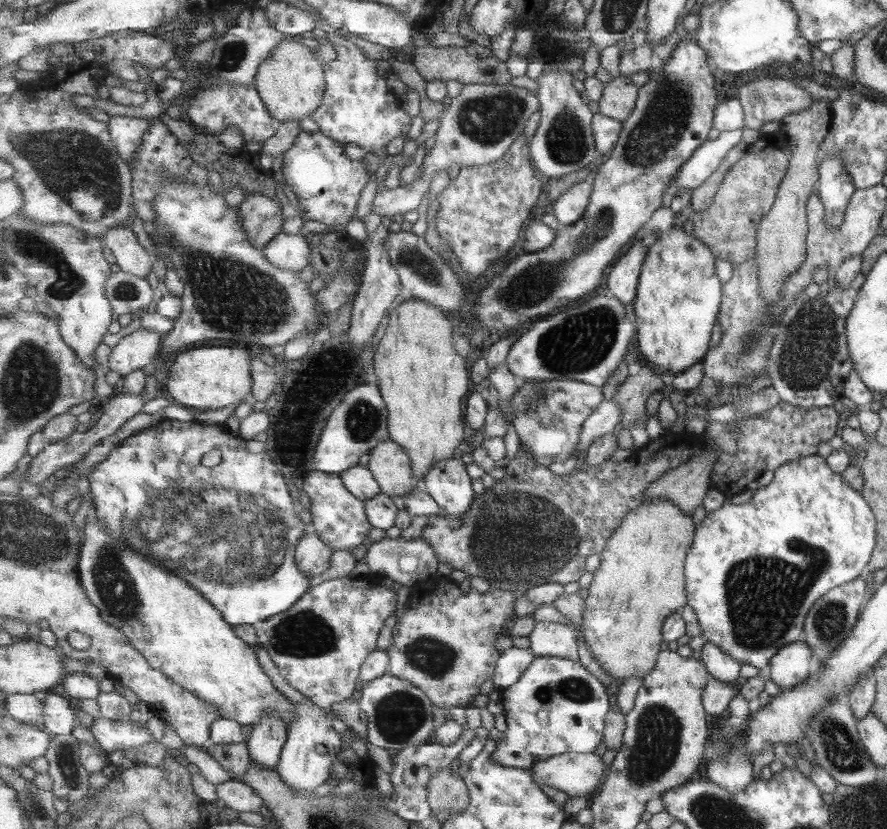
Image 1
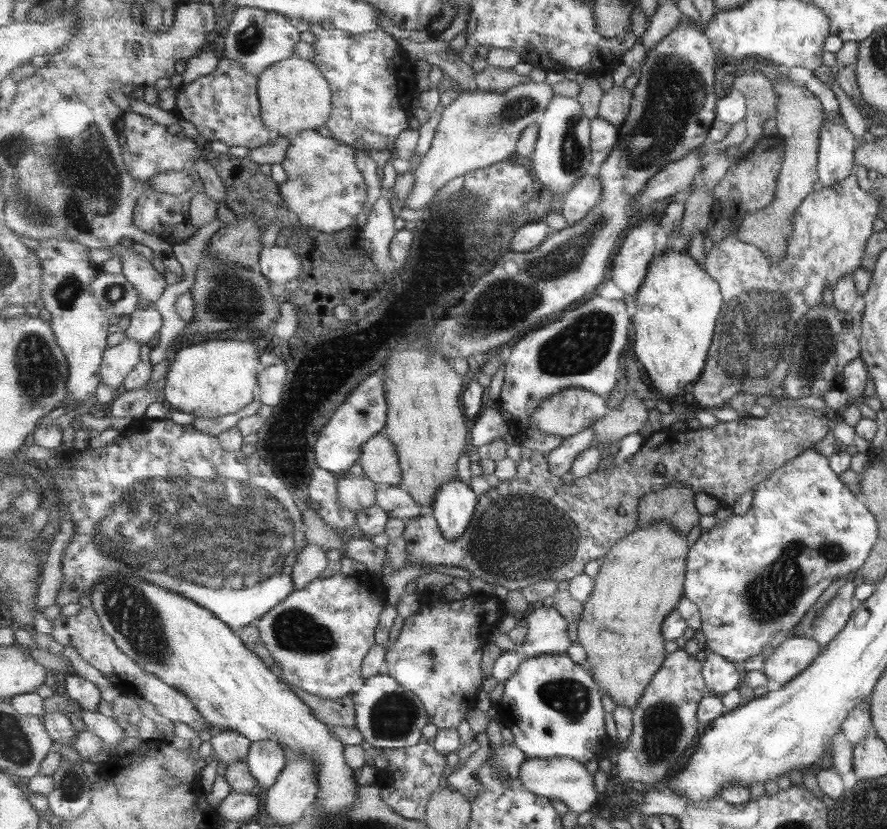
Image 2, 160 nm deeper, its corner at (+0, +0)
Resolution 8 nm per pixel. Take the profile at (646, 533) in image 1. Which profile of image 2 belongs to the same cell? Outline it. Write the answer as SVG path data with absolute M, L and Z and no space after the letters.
M663 521L655 523L647 528L636 528L635 532L626 536L623 540L620 540L614 549L603 558L601 563L601 569L597 573L595 579L595 591L591 595L589 602L584 605L584 611L582 619L579 622L577 642L580 643L586 651L586 665L592 671L595 680L599 683L602 691L607 694L614 702L616 706L628 706L633 709L634 712L638 708L639 703L642 701L643 695L646 690L650 688L651 681L654 680L655 675L662 669L662 666L666 662L667 650L665 650L666 638L663 636L662 628L664 620L678 608L679 601L685 597L685 584L686 584L686 566L687 557L691 548L687 546L687 538L682 534L679 534L673 525Z

